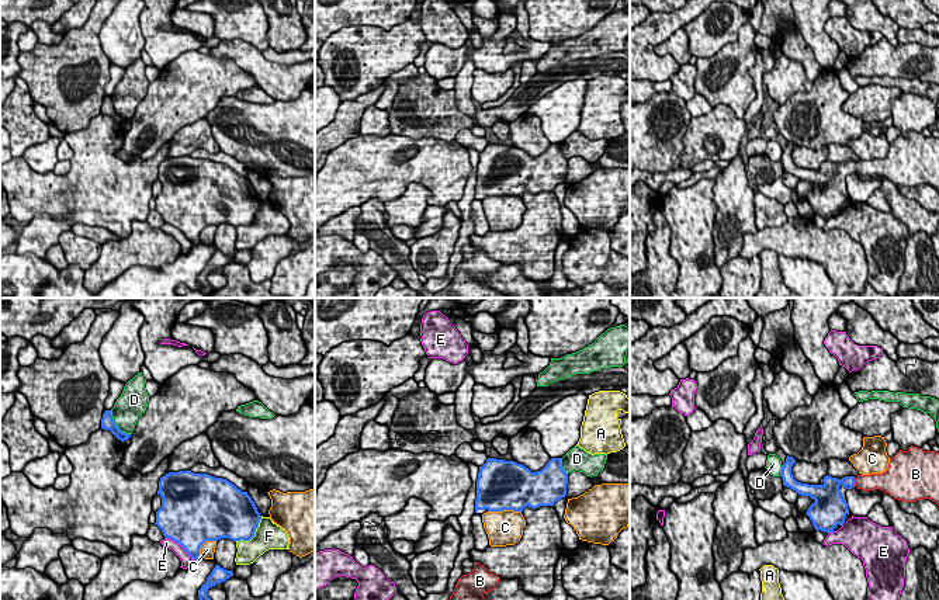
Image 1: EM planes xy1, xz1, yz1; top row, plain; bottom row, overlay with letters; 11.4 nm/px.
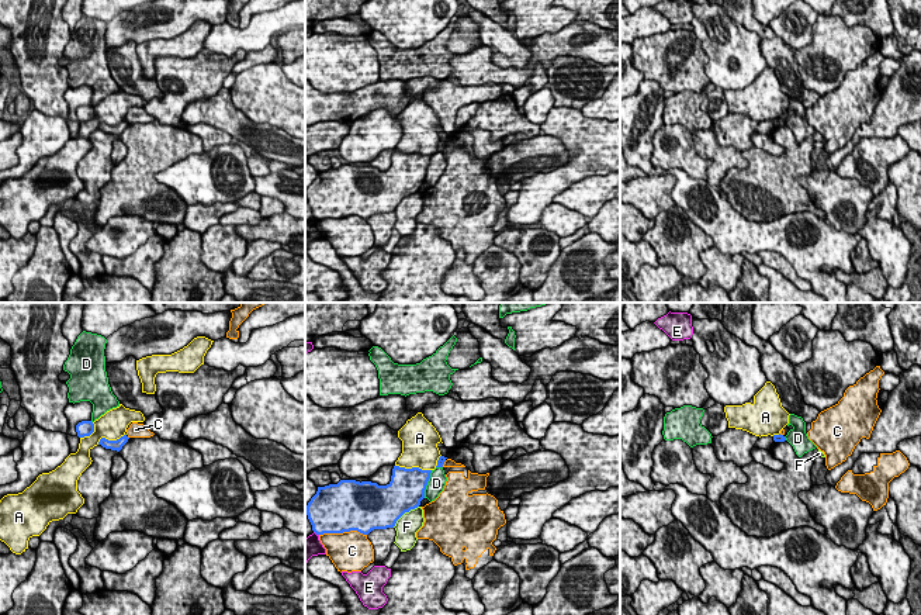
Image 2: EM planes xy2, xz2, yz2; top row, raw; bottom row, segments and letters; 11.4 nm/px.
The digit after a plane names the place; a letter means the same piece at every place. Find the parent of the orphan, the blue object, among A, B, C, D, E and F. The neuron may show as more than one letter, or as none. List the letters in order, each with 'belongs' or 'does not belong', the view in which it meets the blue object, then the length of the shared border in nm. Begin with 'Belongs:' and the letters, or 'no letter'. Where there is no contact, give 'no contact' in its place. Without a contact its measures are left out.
Belongs: B
A: does not belong; contact in xz2; length 420 nm
B: belongs; contact in yz1; length 100 nm
C: does not belong; contact in xz2; length 550 nm
D: does not belong; contact in xy1; length 360 nm
E: does not belong; contact in xy1; length 420 nm
F: does not belong; contact in xy1; length 440 nm

